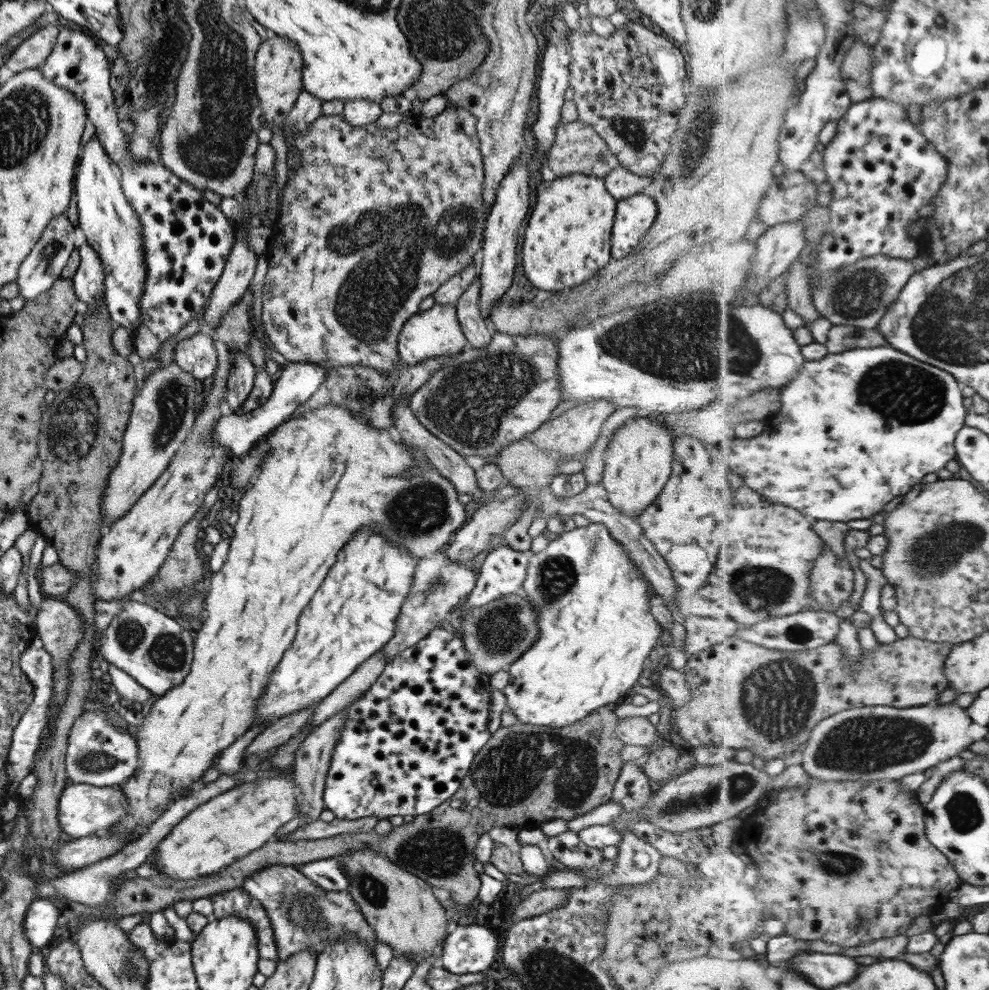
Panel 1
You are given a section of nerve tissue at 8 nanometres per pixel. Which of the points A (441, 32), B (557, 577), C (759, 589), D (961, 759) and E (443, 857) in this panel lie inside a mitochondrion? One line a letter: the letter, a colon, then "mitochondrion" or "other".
A: mitochondrion
B: mitochondrion
C: mitochondrion
D: other
E: mitochondrion

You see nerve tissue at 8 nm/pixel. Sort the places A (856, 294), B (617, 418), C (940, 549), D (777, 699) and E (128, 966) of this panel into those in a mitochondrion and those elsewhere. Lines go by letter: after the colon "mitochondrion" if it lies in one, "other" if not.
A: mitochondrion
B: other
C: mitochondrion
D: mitochondrion
E: mitochondrion

